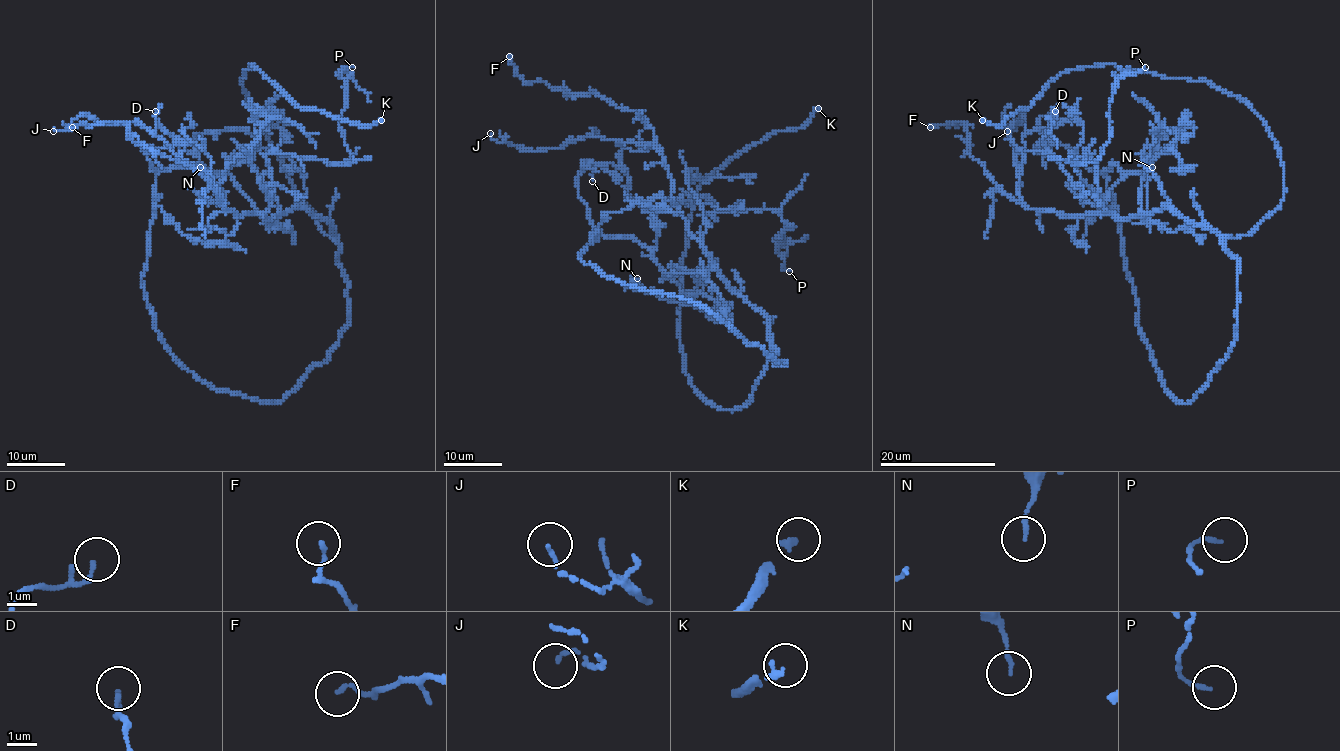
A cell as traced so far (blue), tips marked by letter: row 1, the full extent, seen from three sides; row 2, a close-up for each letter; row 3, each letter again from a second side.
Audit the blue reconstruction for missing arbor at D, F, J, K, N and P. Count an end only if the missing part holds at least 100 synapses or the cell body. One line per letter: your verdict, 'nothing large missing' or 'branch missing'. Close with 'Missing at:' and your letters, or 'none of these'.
D: nothing large missing
F: nothing large missing
J: nothing large missing
K: branch missing
N: nothing large missing
P: nothing large missing
Missing at: K

